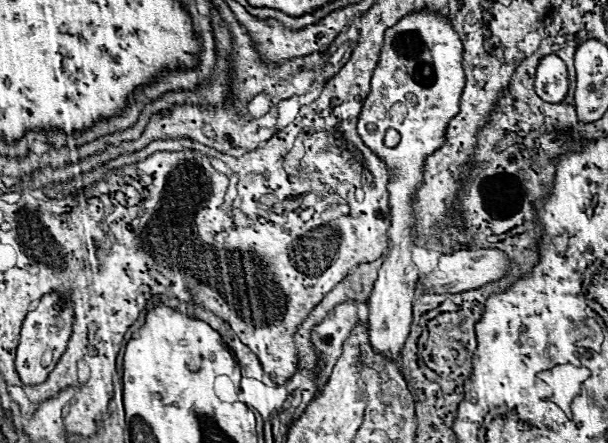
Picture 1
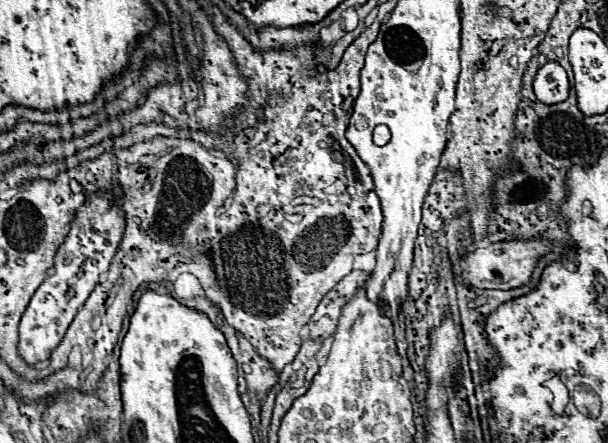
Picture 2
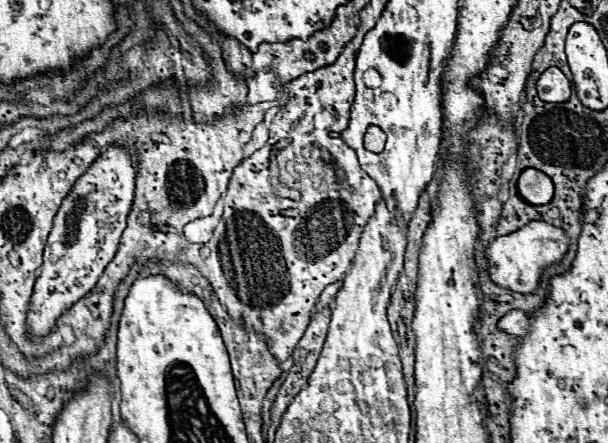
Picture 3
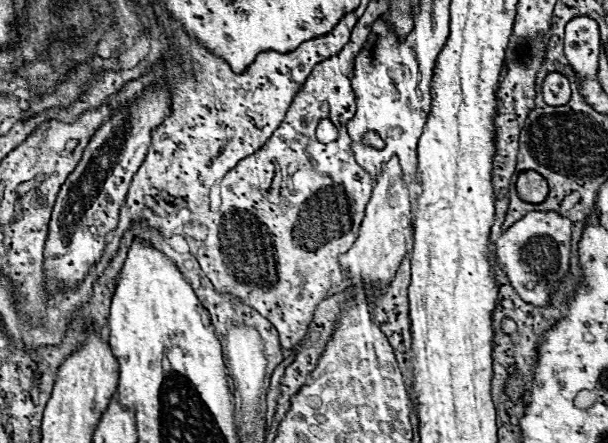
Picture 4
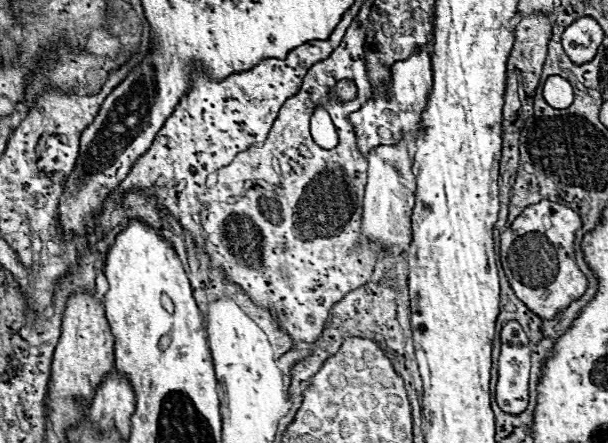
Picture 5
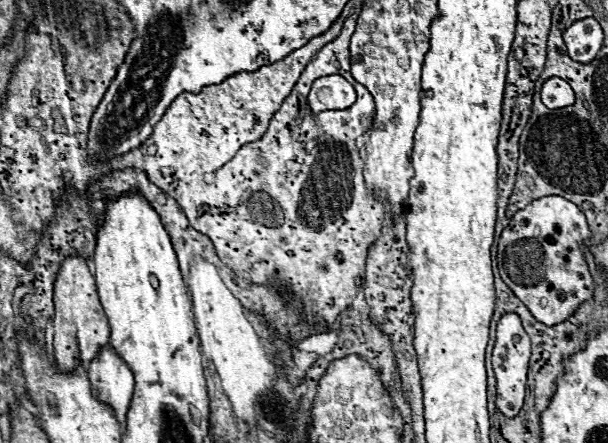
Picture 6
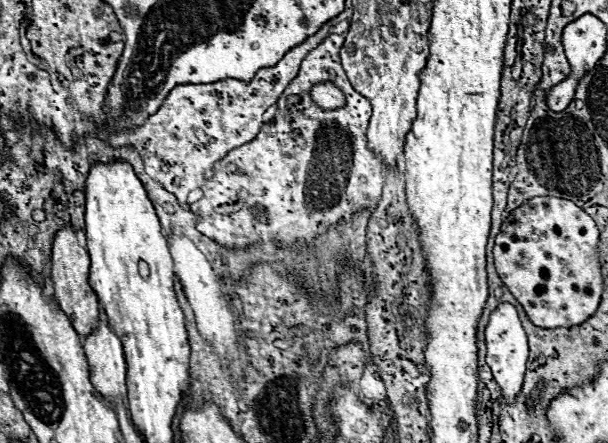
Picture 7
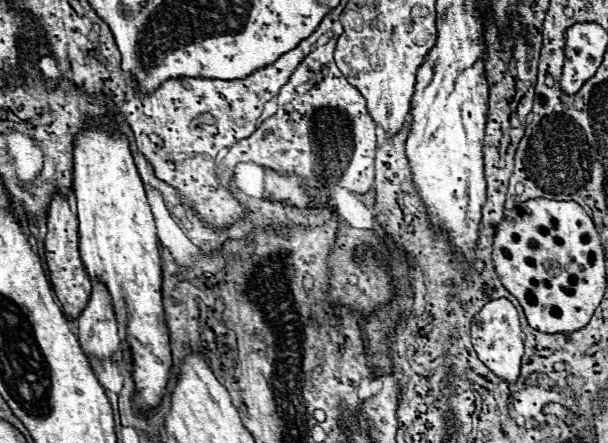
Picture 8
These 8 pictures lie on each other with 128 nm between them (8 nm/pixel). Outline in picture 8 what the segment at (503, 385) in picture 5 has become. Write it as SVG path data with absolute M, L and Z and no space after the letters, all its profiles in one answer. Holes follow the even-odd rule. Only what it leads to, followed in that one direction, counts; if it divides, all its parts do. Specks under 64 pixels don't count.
M506 298L490 300L484 304L484 308L474 316L472 320L472 344L474 350L478 352L478 358L502 380L516 384L520 376L520 364L522 364L522 354L524 354L524 338L520 330L520 320L514 304Z

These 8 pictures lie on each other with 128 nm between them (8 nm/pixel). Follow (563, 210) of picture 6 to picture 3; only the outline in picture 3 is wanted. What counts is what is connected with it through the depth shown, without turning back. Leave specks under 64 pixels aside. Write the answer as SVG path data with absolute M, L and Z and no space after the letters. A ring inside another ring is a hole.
M534 220L520 228L518 232L500 236L492 240L486 248L486 260L488 260L488 276L496 286L514 290L514 292L534 292L540 274L544 268L558 264L562 256L568 252L568 236L560 228L554 228L552 224Z

